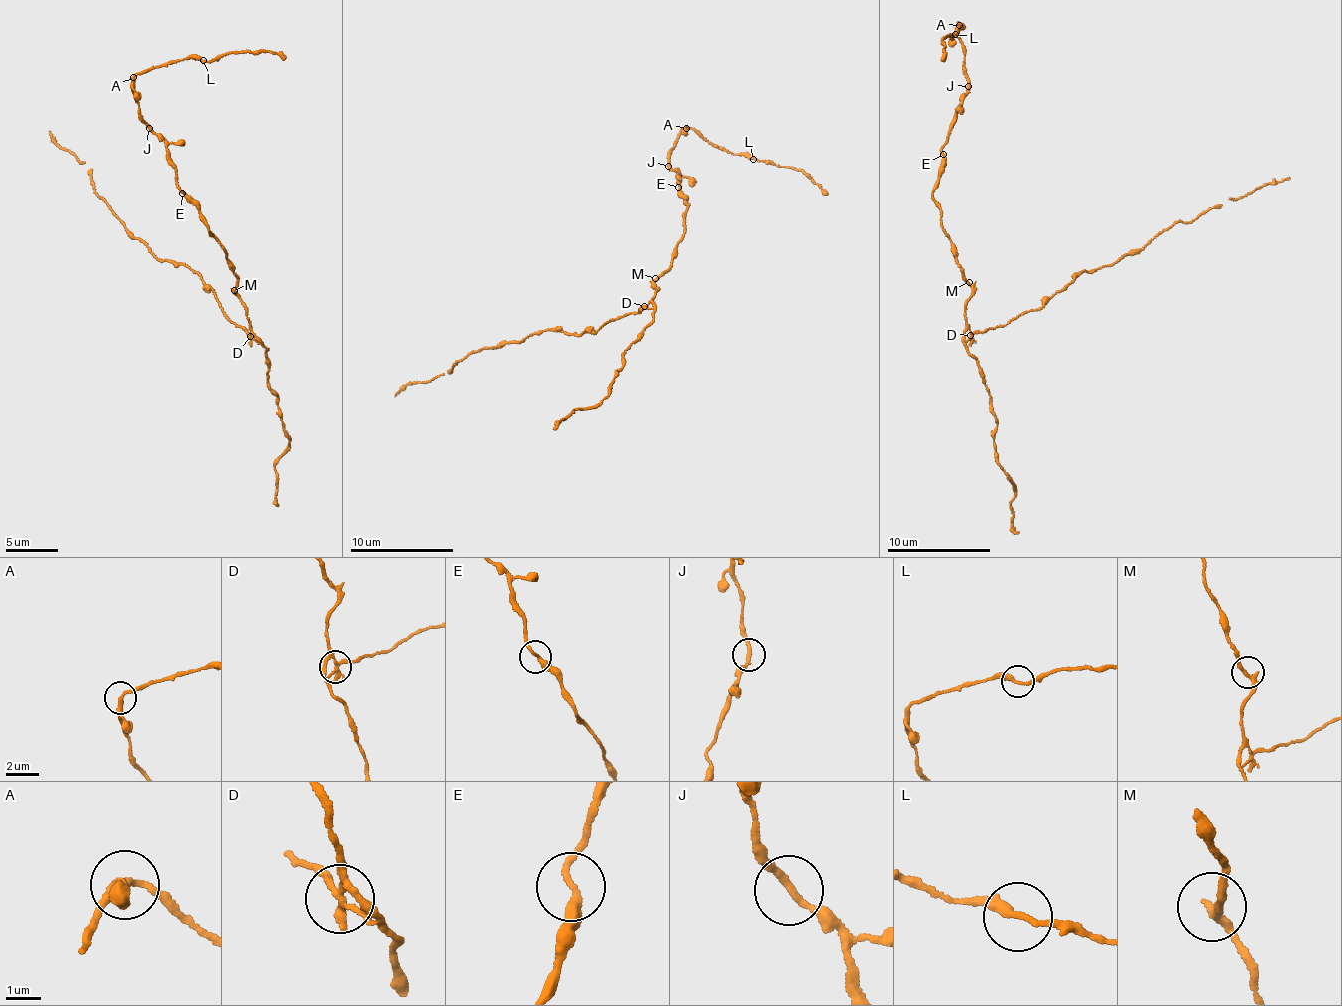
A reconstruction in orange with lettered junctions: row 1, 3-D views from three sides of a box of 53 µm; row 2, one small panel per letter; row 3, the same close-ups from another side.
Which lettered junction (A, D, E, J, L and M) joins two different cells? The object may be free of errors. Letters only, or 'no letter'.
D

